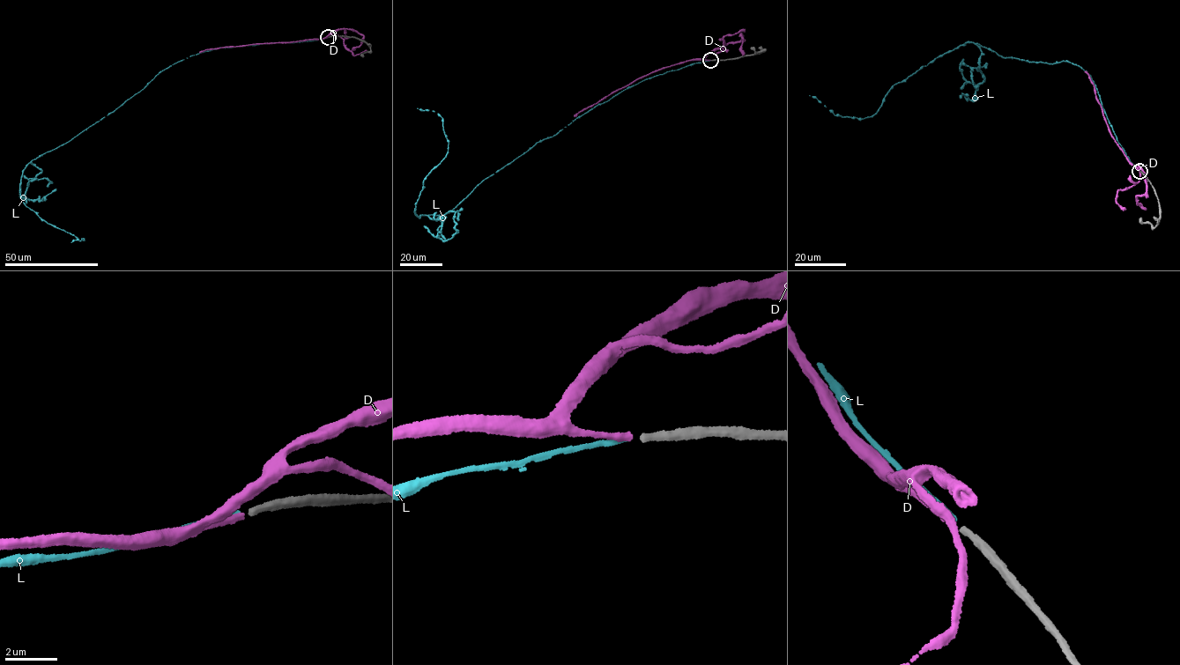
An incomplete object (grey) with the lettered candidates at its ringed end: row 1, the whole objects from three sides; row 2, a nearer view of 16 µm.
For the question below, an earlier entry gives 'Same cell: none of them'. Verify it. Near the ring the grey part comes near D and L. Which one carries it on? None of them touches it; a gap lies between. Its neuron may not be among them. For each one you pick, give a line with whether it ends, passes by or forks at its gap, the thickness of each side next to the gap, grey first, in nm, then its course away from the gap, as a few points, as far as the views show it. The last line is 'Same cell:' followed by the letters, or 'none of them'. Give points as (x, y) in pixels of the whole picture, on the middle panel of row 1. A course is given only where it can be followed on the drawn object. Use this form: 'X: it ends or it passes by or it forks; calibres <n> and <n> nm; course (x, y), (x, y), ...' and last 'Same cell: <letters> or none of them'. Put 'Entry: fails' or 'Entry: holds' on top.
Entry: fails
D: it ends; calibres 260 and 240 nm; course (709, 60), (689, 61), (655, 70), (612, 92), (574, 116)
Same cell: D

